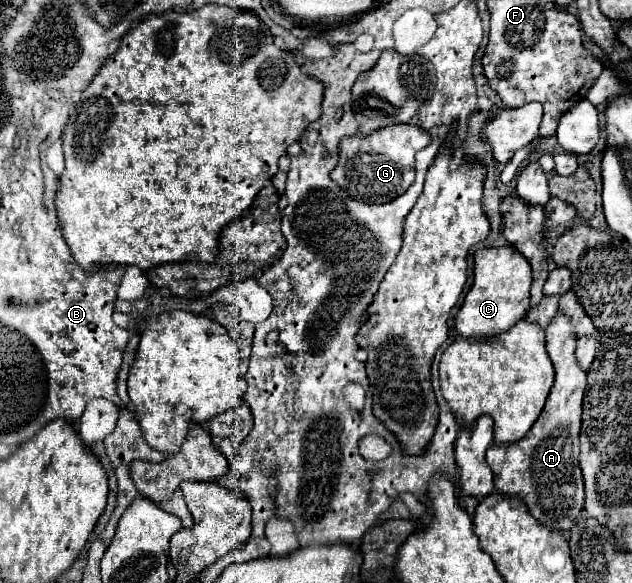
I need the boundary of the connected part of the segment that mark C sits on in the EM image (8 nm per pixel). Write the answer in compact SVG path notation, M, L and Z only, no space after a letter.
M499 245L499 247L477 249L473 285L455 321L457 333L465 339L485 339L511 329L519 319L525 317L529 309L531 281L533 281L531 265L515 247Z

